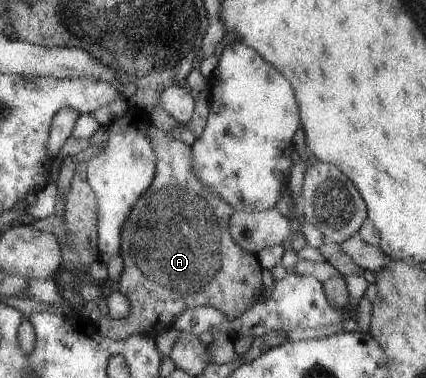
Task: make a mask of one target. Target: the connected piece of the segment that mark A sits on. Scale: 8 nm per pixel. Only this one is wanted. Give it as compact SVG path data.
M153 123L147 133L157 160L155 177L135 203L123 224L120 237L120 256L124 259L124 268L118 281L119 292L129 300L130 312L125 321L99 321L99 335L114 340L124 340L134 335L155 339L173 328L175 318L182 311L197 306L217 308L232 320L253 305L253 295L260 293L260 298L263 295L263 268L258 257L233 241L228 225L234 209L196 178L192 170L191 146L170 137L169 131Z

